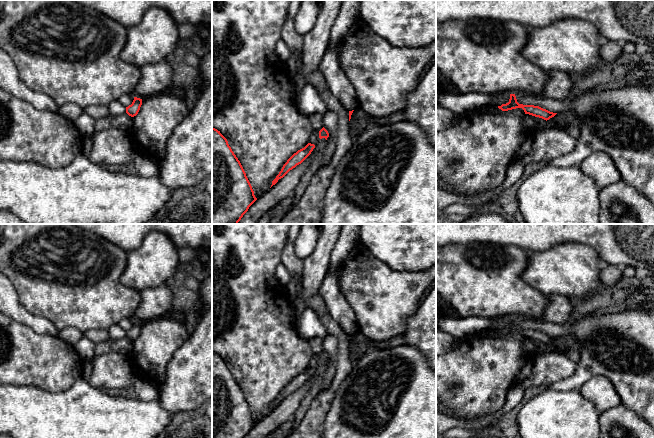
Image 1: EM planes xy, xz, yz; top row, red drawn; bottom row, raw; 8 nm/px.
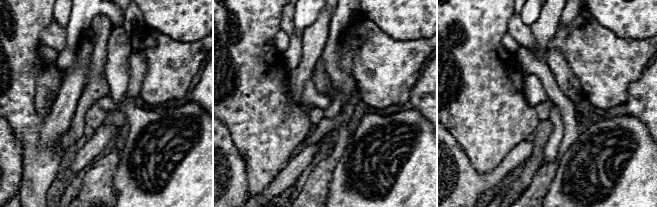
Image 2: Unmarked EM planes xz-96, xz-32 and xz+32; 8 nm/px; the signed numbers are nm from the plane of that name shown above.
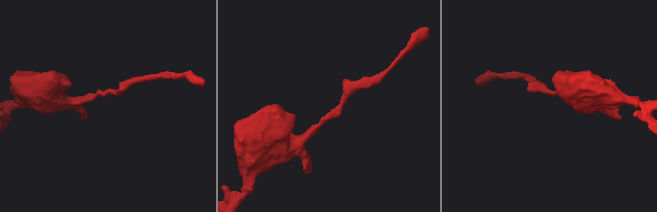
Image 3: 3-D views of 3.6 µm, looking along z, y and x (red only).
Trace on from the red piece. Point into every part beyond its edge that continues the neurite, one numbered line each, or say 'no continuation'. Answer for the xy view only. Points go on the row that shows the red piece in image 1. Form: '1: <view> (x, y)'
no continuation

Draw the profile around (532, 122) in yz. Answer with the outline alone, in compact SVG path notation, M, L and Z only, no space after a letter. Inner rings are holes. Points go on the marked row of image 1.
M524 114L522 120L523 124L530 130L544 129L546 126L546 120L529 114Z

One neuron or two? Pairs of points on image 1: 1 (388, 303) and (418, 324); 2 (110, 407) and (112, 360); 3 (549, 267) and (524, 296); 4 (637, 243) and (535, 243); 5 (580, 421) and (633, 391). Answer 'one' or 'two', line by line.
1: two
2: two
3: two
4: one
5: two

